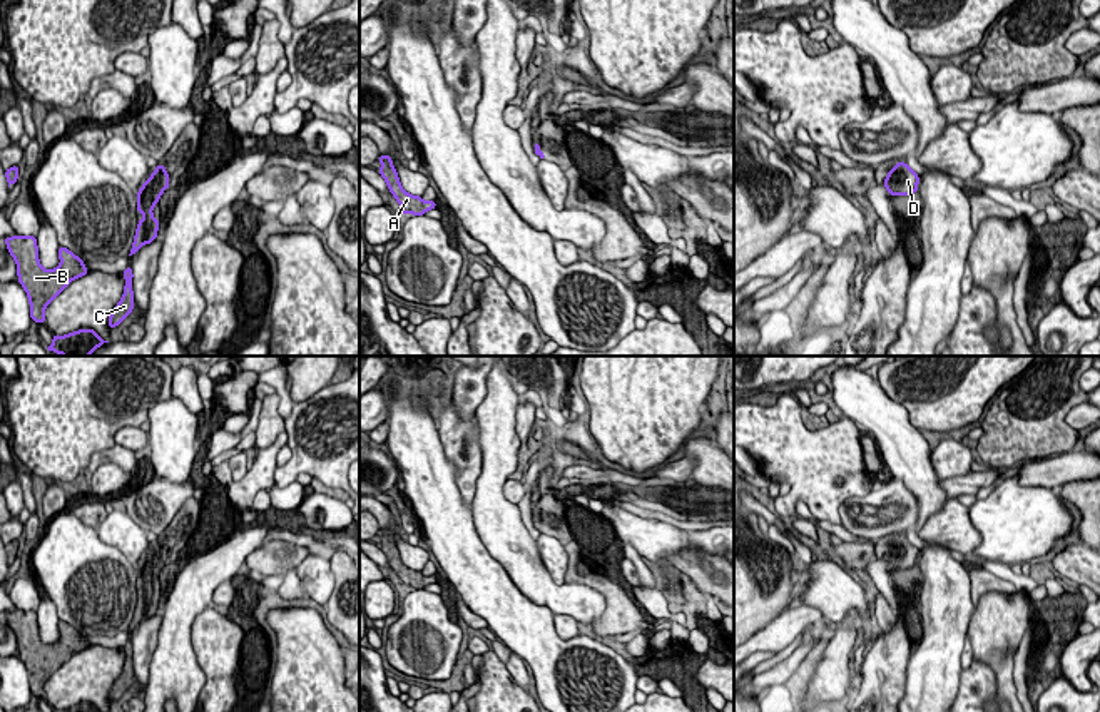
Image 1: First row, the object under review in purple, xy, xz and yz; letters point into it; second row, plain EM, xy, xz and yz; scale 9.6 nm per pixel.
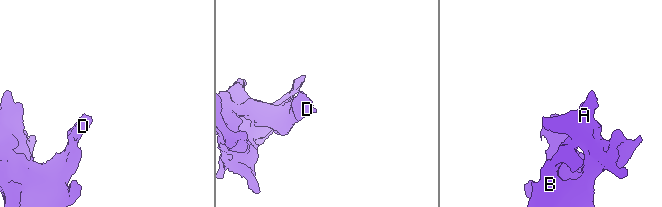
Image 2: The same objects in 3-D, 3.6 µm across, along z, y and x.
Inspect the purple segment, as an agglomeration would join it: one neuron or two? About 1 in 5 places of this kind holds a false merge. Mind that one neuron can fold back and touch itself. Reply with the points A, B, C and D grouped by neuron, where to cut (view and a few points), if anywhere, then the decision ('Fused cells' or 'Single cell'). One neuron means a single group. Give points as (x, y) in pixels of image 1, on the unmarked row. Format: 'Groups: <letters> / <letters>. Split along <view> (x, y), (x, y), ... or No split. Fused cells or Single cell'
Groups: A B C D. No split. Single cell

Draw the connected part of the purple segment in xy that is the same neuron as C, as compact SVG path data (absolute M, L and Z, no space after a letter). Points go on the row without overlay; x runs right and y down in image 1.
M127 640L127 643L122 647L125 652L125 662L124 670L114 682L112 689L109 690L109 702L114 704L119 700L134 684L134 667L132 667L132 642Z

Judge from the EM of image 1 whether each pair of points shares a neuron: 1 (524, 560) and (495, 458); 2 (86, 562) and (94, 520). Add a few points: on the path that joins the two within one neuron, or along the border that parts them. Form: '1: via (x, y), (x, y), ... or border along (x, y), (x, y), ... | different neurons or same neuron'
1: via (504, 535), (493, 515), (493, 483) | same neuron
2: border along (71, 512), (96, 530) | different neurons

